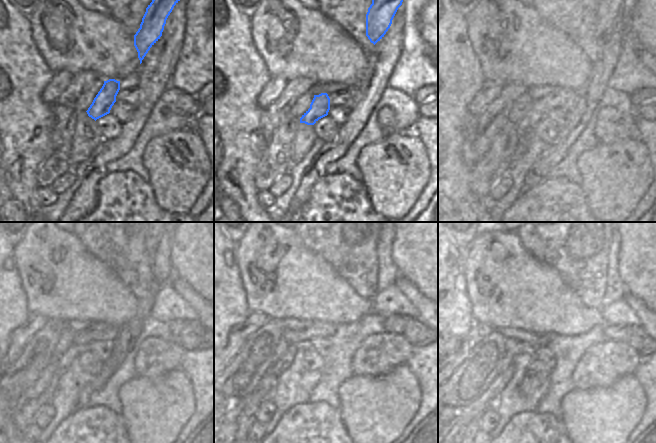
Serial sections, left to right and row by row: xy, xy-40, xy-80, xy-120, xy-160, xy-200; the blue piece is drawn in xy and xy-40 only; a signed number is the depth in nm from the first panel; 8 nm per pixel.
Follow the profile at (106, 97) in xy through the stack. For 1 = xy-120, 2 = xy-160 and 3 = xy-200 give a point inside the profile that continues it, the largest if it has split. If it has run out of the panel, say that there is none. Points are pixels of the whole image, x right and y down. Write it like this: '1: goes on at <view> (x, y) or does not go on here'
1: goes on at xy-120 (72, 352)
2: goes on at xy-160 (278, 370)
3: goes on at xy-200 (489, 399)

